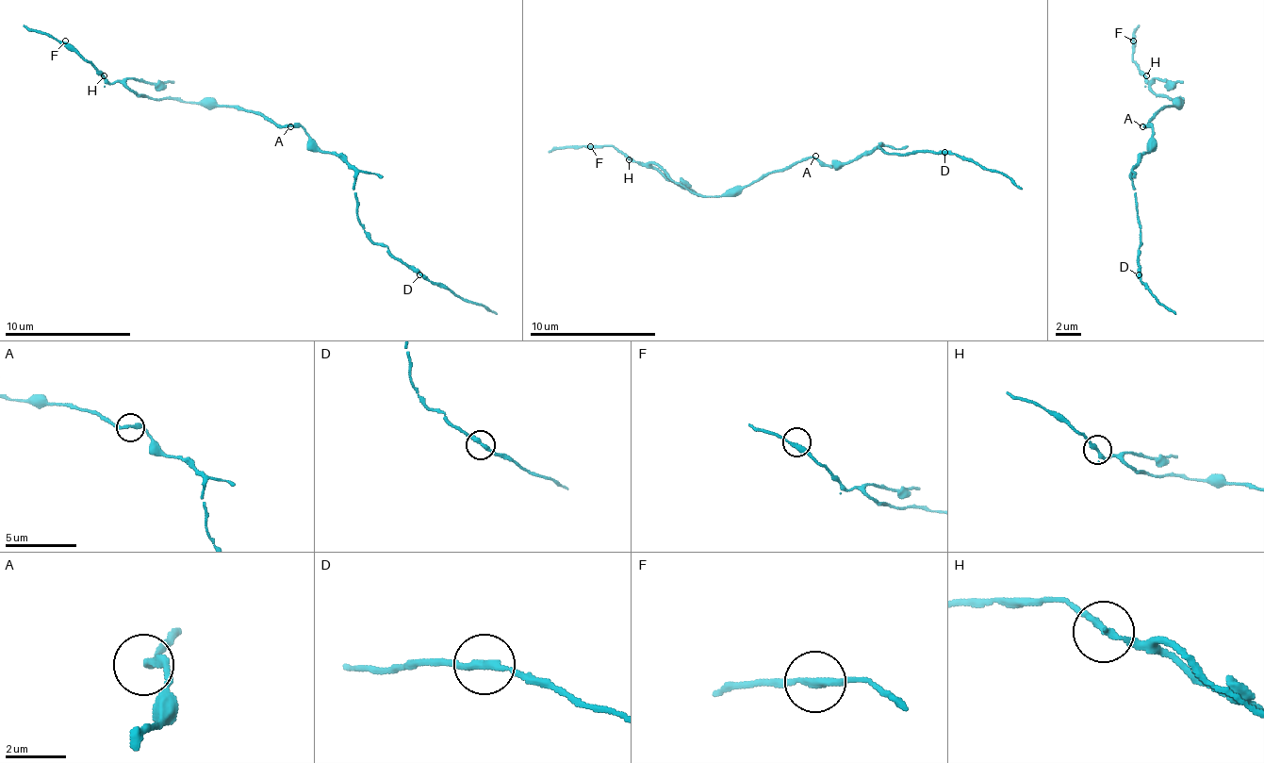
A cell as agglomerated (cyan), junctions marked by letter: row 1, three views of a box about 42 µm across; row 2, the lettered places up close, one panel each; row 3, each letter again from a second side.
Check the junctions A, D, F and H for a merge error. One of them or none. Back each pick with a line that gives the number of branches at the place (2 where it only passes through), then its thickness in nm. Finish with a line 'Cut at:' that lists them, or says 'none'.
Cut at: none

